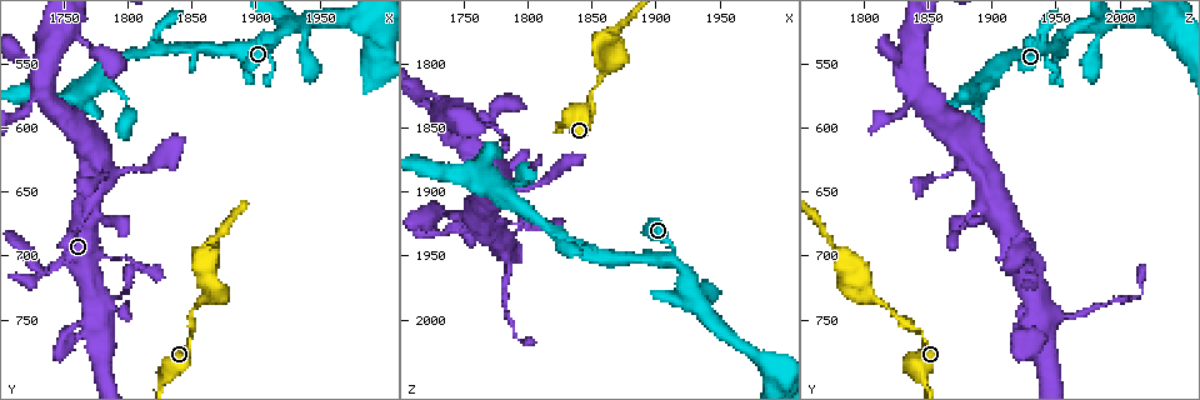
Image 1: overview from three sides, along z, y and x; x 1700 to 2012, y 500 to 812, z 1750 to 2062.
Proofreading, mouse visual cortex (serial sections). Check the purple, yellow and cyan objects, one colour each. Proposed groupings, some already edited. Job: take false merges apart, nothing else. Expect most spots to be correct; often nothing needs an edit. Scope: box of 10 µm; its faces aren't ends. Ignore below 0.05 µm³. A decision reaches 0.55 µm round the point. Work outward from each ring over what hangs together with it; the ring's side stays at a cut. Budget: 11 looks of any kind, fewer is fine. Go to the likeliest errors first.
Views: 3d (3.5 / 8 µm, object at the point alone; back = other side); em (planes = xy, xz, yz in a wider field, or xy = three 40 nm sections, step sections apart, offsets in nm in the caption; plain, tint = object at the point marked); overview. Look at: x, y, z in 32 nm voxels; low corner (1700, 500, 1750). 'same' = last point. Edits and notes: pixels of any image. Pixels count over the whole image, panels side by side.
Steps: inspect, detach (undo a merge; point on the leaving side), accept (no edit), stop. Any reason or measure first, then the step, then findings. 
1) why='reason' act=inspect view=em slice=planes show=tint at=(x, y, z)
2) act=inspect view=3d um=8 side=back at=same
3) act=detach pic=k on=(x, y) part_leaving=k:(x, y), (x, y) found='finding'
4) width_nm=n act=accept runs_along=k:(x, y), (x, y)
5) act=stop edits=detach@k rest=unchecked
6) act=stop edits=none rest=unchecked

why='calibre changes' act=inspect view=3d um=3.5 at=(1918, 526, 1956)

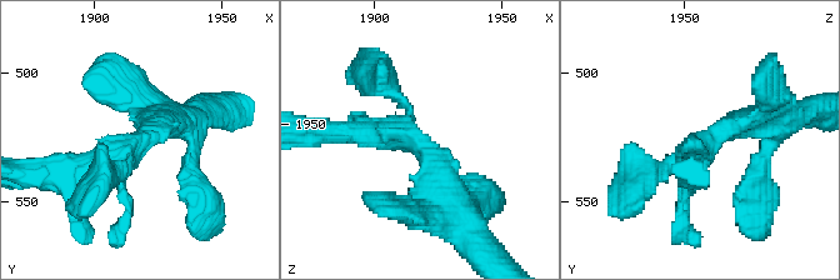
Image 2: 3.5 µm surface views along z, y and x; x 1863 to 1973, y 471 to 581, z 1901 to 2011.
why='now the EM' act=inspect view=em slice=xy step=1 show=tint at=(1918, 527, 1957)

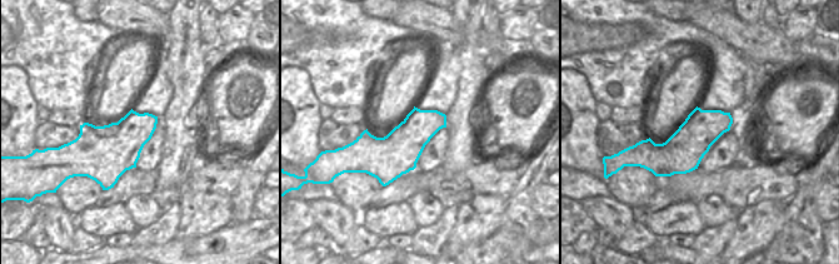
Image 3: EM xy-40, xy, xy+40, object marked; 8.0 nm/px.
act=accept runs_along=2:(389, 88), (459, 209) found='one cell here'

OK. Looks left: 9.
why='calibre changes' act=inspect view=em slice=xy step=5 show=tint at=(1866, 688, 1774)

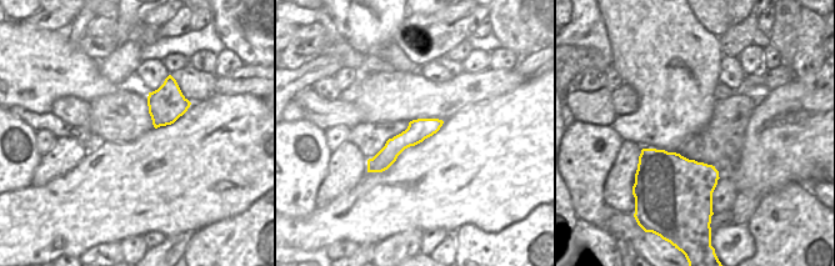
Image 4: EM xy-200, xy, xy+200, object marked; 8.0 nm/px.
act=inspect view=3d um=3.5 at=same

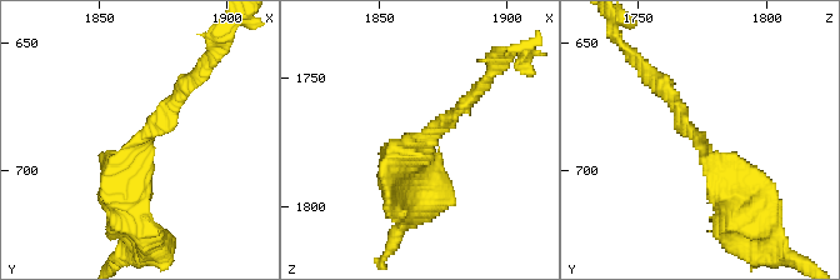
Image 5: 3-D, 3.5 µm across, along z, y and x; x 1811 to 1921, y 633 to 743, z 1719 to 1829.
arm_widths_nm=150,400 act=accept found='continuous, no second cell'

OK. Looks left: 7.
why='narrows sharply' act=inspect view=3d um=3.5 at=(1776, 752, 1938)

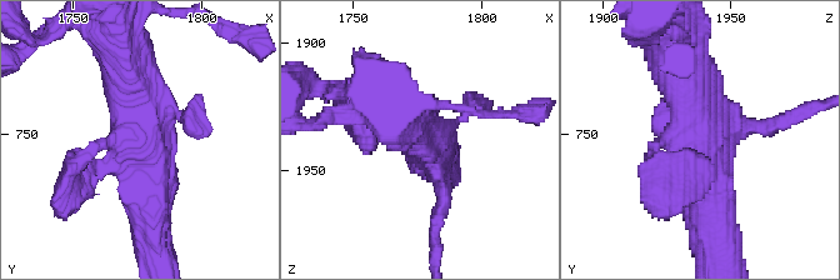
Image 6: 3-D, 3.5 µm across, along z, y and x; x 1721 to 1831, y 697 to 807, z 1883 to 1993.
act=inspect view=em slice=xy step=2 show=tint at=(1775, 750, 1936)

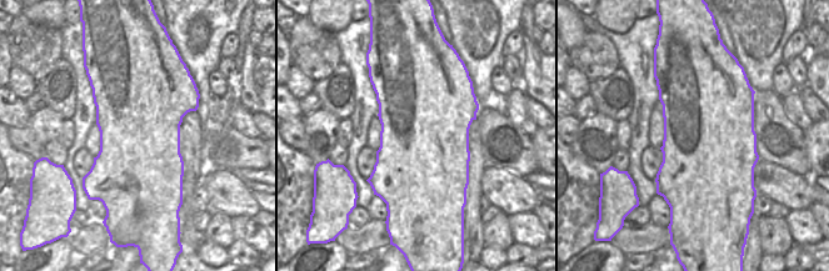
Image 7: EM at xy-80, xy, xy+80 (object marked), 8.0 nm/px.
act=accept runs_along=6:(674, 38), (709, 184) found='continuous, no second cell'

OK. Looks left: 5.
why='four-way junction' act=inspect view=3d um=3.5 at=(1730, 556, 1826)

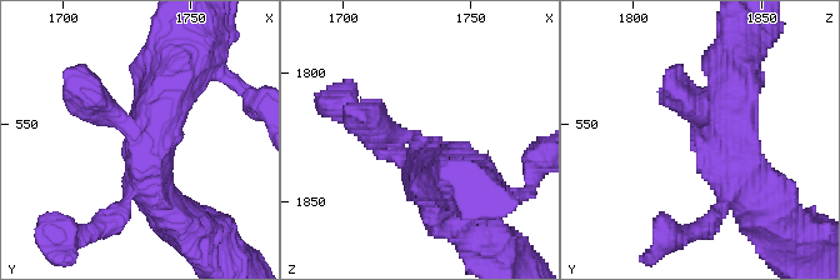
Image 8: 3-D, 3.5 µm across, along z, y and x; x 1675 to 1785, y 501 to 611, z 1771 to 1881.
arms=4 arm_widths_nm=200,200,500,500 why='shape alone is not enough' act=inspect view=em slice=xy step=5 show=tint at=(1729, 558, 1829)

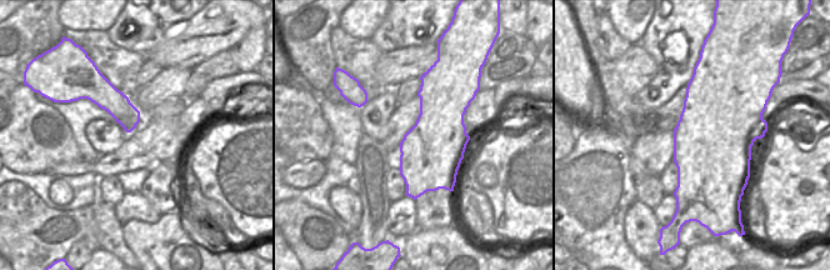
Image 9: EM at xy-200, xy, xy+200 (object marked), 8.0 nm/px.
act=accept runs_along=8:(775, 221), (724, 155), (728, 79) found='one cell here'

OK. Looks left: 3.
act=stop edits=none rest=unchecked

